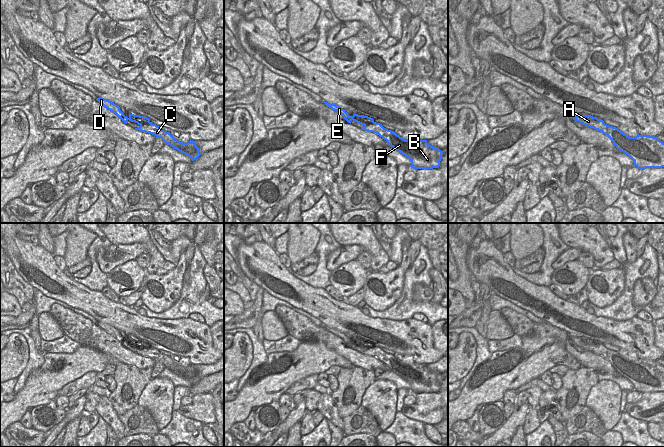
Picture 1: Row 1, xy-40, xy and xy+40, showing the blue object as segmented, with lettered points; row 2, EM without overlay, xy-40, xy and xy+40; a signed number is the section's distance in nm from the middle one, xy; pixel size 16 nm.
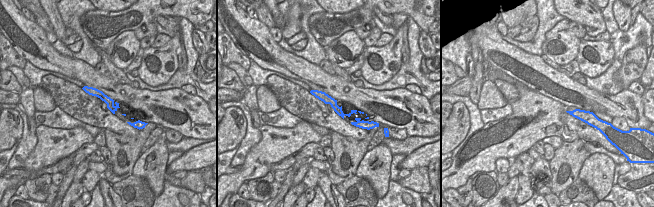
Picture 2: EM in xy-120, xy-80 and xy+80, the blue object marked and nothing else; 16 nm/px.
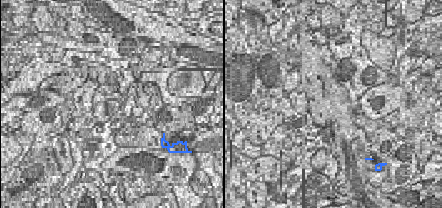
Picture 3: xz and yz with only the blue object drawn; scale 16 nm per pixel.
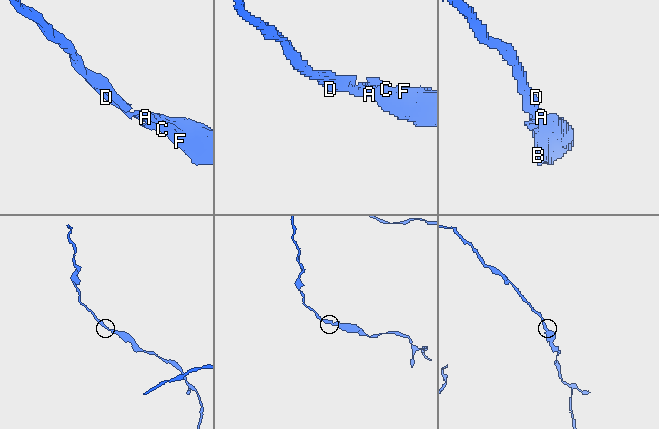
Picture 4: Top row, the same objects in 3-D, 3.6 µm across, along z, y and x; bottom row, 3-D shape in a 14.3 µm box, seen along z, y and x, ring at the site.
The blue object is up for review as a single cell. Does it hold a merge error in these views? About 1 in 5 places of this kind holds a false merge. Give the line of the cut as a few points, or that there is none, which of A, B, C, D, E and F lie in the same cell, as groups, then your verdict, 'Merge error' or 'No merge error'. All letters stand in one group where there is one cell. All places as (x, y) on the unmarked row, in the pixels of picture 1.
No split. Groups: A B C D E F. No merge error

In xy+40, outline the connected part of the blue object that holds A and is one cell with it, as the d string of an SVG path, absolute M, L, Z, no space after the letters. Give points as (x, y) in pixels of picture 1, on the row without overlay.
M569 336L568 340L570 339L577 346L607 359L616 370L616 372L624 378L628 379L634 385L634 390L636 390L640 394L646 392L664 391L664 367L657 361L639 358L636 361L629 361L621 356L618 352L605 348L603 344L598 343L597 341L593 341L591 339L573 340L571 336Z

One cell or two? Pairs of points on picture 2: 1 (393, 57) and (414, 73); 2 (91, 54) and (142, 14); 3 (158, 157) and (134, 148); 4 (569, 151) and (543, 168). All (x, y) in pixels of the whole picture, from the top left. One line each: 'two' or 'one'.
1: two
2: two
3: two
4: two

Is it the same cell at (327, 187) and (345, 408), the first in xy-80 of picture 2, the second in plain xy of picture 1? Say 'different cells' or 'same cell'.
different cells

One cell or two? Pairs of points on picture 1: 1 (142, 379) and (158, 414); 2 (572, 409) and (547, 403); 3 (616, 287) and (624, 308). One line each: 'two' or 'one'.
1: two
2: two
3: two

